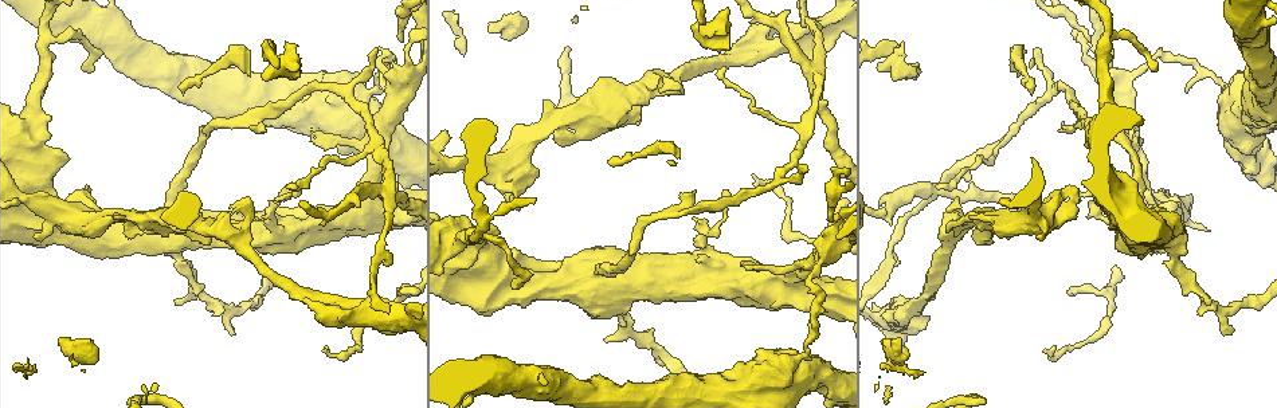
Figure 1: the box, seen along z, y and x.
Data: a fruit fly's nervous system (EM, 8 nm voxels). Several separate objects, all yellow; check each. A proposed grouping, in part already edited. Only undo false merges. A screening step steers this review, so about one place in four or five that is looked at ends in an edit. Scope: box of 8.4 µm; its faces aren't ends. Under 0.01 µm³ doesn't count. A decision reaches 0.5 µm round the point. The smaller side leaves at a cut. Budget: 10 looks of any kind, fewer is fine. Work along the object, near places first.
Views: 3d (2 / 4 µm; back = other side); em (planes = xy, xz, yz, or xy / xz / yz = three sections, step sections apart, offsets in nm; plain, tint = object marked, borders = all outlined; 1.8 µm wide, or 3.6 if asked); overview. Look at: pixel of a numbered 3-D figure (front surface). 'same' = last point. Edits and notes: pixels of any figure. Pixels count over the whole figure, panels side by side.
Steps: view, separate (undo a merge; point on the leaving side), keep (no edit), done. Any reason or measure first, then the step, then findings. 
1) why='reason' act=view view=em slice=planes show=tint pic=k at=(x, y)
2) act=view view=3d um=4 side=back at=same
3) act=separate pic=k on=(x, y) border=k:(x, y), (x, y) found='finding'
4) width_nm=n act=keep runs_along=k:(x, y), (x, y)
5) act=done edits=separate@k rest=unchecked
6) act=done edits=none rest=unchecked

why='calibre changes' act=view view=3d um=4 pic=1 at=(619, 283)

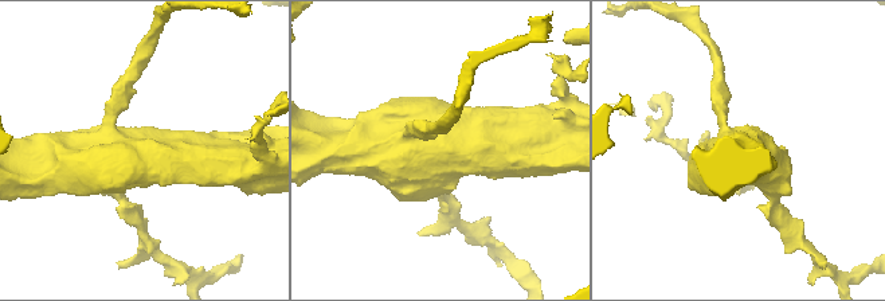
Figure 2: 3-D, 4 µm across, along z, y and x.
act=view view=em um=3.6 slice=planes show=plain pic=2 at=(138, 151)

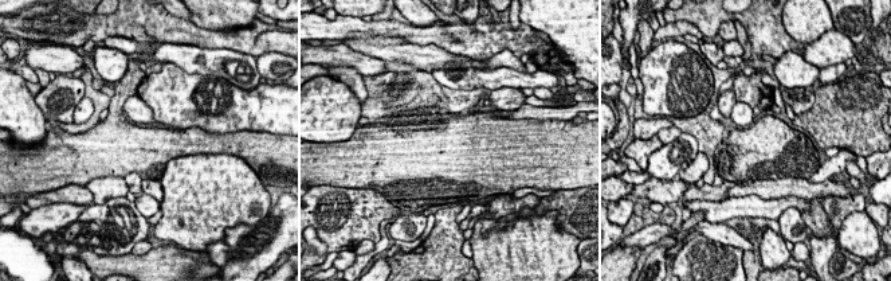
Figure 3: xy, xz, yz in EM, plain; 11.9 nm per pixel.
why='with the object marked' act=view view=em um=3.6 slice=planes show=tint at=same

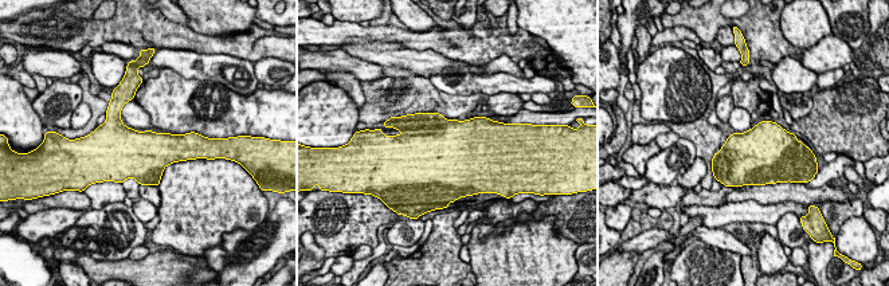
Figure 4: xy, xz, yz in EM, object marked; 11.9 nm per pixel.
width_nm=600 act=keep found='all the same neuron'

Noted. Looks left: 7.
act=view view=3d um=2 pic=1 at=(126, 217)

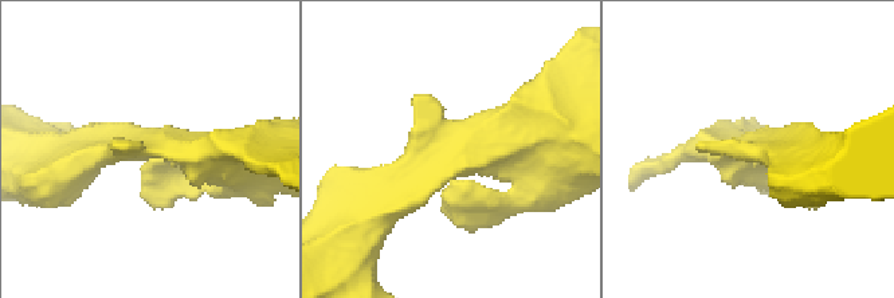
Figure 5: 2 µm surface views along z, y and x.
why='shape alone is not enough' act=view view=em slice=planes show=tint pic=5 at=(145, 144)

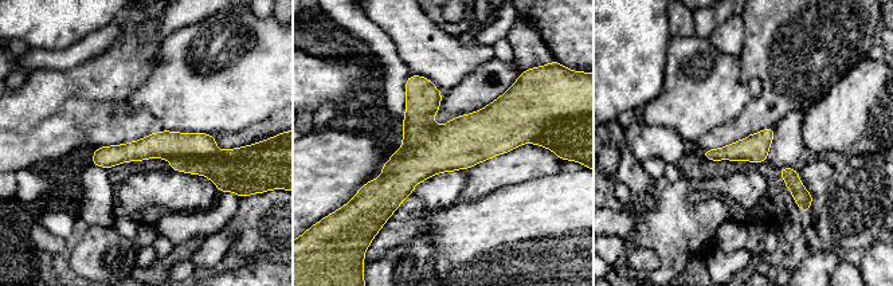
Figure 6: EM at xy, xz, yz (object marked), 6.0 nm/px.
width_nm=170 act=separate pic=6 on=(232, 169) found='two neurons meet here'

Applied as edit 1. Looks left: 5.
why='small branch off a trunk' act=view view=3d um=2 pic=1 at=(397, 83)

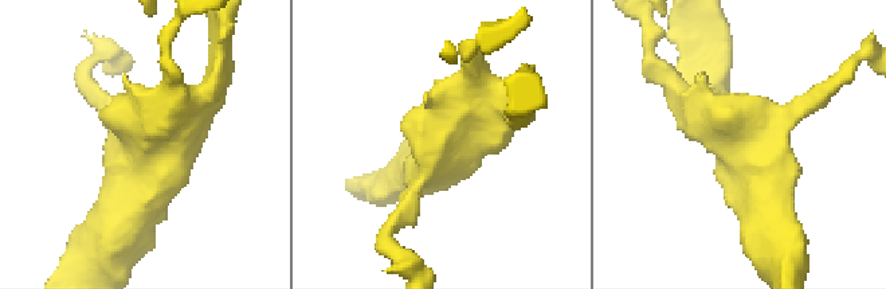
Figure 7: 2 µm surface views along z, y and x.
arms=4 act=view view=em um=3.6 slice=planes show=tint pic=7 at=(129, 138)

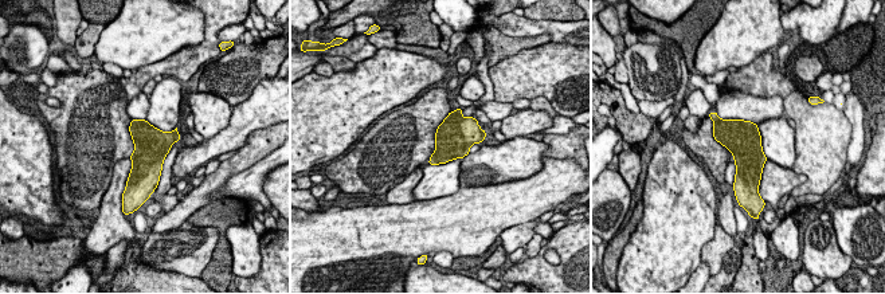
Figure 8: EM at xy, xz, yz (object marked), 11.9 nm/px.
act=keep found='continuous, no second neuron'

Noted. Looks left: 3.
why='calibre changes' act=view view=3d um=4 pic=1 at=(791, 362)

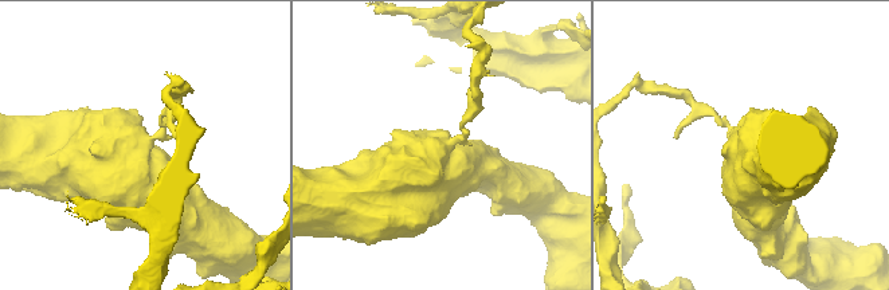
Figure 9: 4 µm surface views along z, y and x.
act=view view=em um=3.6 slice=planes show=plain pic=9 at=(441, 146)

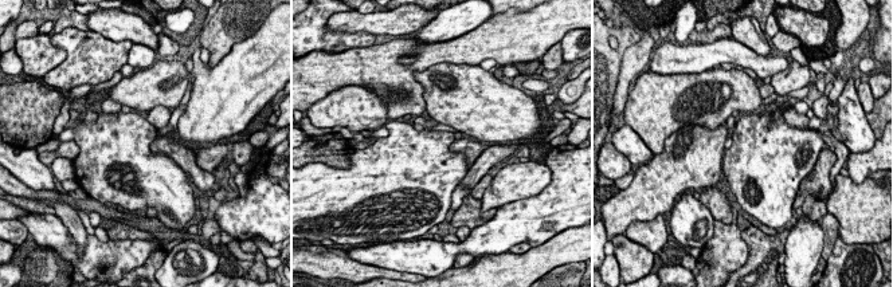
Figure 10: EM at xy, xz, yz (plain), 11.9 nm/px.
act=view view=em um=3.6 slice=planes show=tint at=same

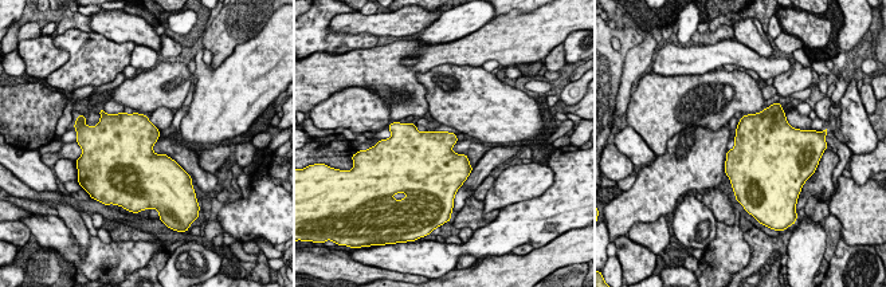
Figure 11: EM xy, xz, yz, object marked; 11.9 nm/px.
act=keep found='one neuron here'

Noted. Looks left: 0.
act=done edits=separate@6 rest=unchecked

